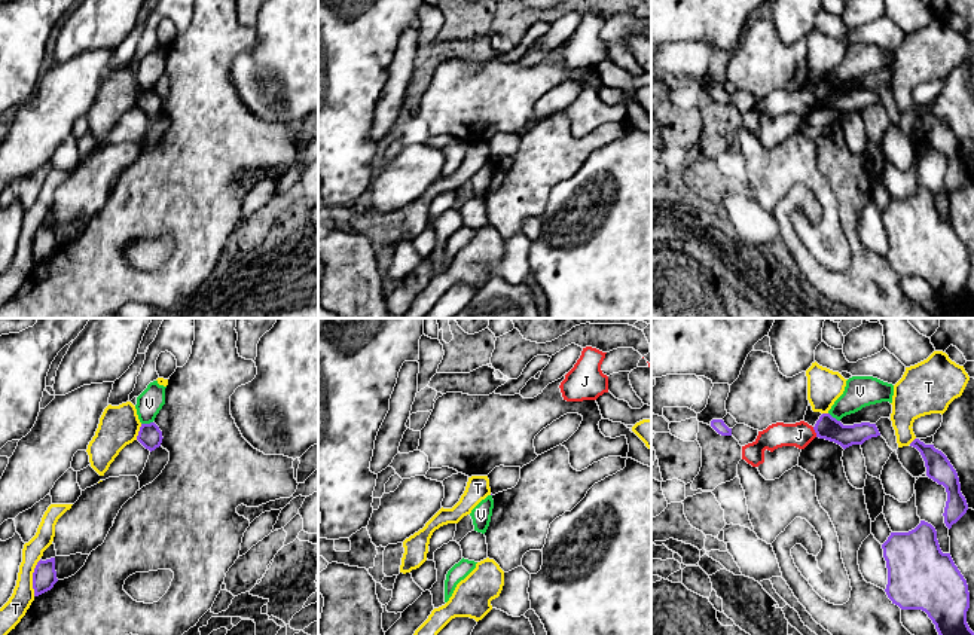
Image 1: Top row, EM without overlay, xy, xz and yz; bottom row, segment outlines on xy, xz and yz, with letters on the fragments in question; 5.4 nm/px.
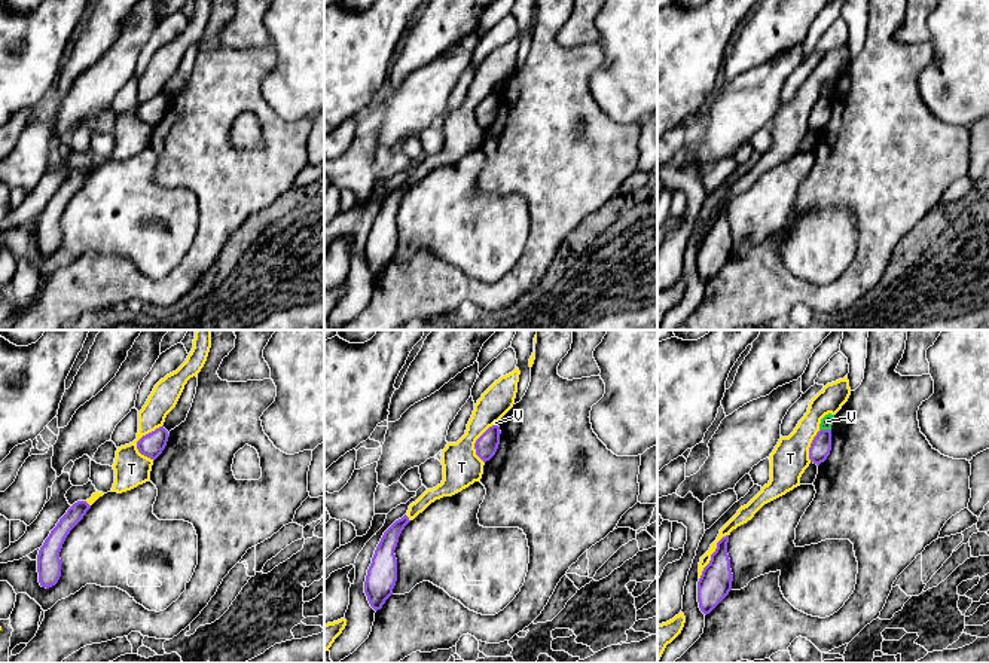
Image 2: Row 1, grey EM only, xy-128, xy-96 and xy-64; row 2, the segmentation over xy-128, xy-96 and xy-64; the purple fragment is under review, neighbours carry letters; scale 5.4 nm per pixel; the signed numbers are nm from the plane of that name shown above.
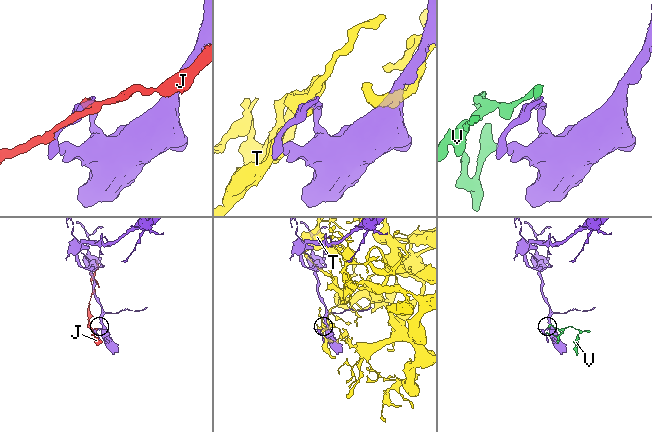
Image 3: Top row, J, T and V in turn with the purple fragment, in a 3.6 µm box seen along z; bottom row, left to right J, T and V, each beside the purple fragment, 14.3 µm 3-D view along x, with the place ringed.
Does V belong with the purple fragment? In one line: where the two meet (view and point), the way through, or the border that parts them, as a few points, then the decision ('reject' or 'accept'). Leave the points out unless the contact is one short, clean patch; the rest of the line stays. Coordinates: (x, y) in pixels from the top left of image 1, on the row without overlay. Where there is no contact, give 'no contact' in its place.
xy (146, 91) | along xy (152, 88), (142, 91) | reject

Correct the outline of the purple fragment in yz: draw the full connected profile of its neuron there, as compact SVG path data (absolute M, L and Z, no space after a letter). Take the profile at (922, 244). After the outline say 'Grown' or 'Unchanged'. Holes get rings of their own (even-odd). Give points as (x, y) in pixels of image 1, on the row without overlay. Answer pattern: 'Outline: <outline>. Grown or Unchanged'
Outline: M920 187L909 199L891 199L882 211L888 235L886 262L901 277L922 277L935 291L941 318L974 318L974 299L967 290L968 251L950 220L943 220L935 195Z. Unchanged

